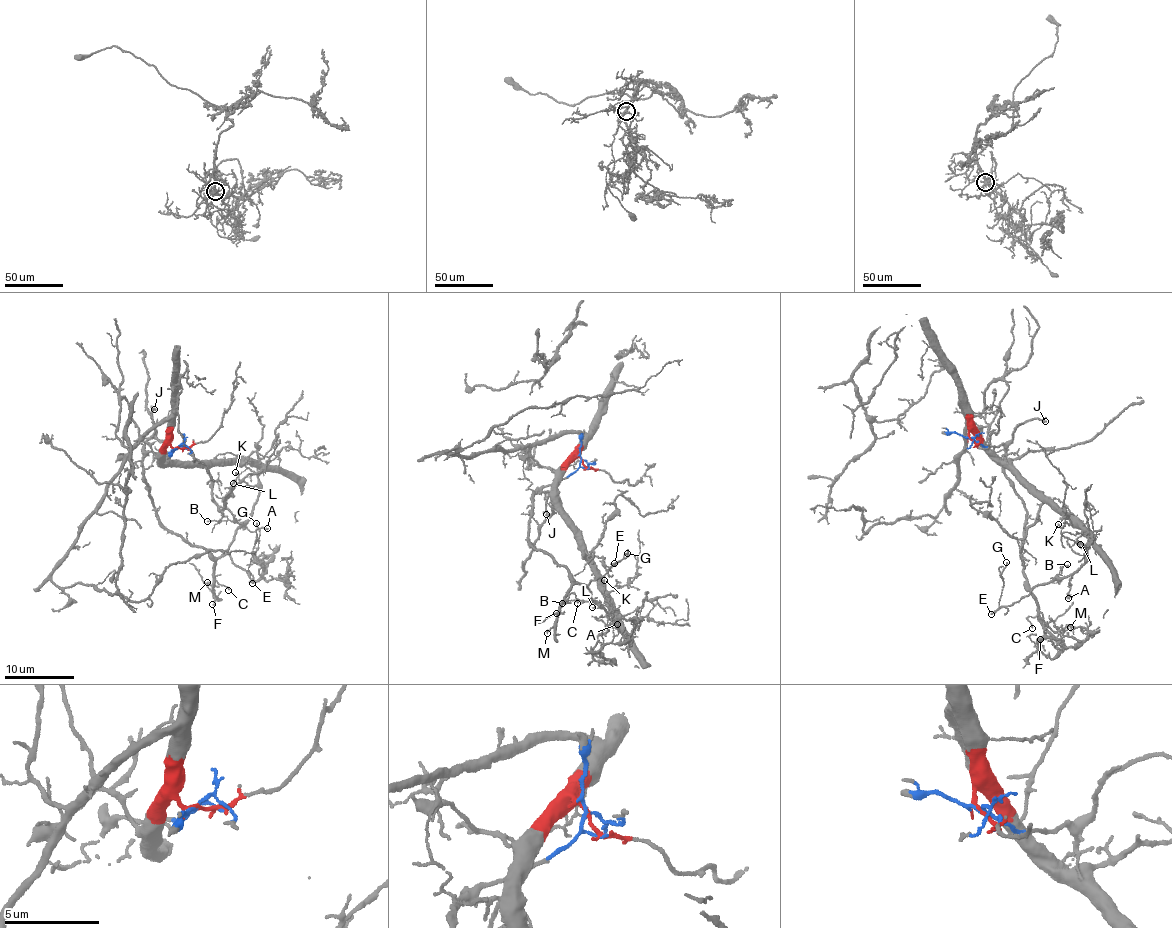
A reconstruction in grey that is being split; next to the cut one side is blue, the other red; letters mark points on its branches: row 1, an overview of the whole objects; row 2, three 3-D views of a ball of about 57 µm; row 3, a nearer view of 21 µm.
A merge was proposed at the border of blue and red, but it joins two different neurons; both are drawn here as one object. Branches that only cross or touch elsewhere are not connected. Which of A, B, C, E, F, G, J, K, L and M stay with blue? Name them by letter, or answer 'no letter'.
A, B, C, E, F, G, J, K, L, M

